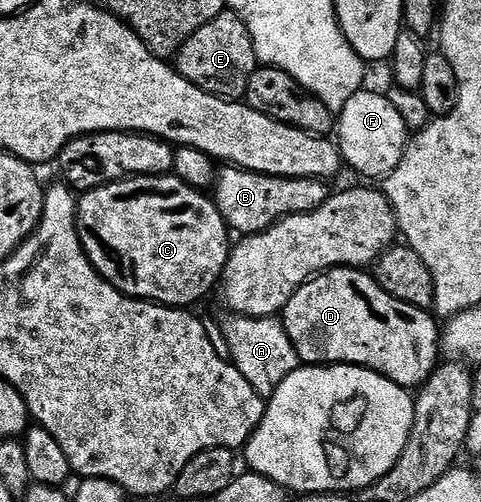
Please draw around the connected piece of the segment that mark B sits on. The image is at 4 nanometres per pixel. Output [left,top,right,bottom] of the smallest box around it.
[215,165,331,237]

